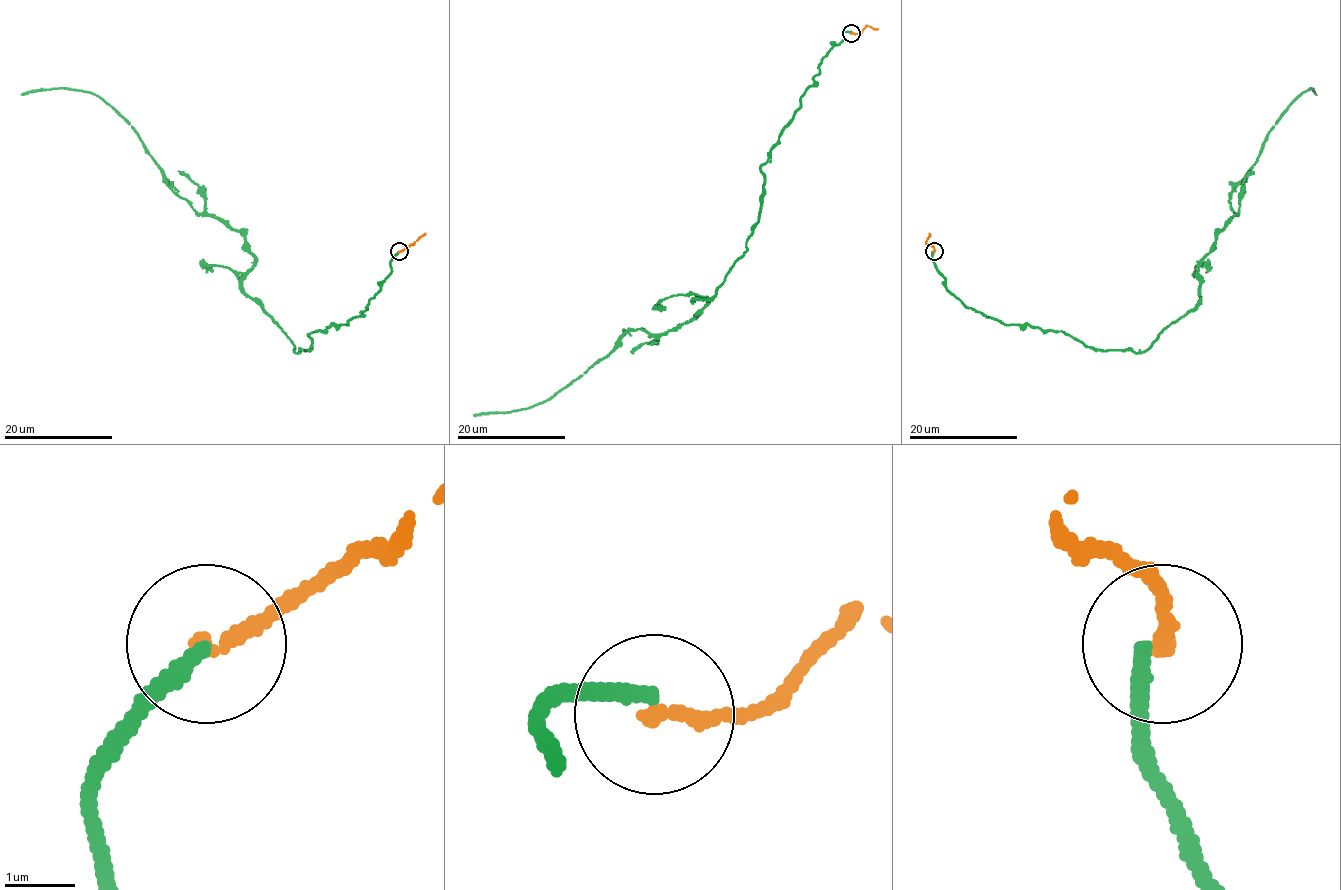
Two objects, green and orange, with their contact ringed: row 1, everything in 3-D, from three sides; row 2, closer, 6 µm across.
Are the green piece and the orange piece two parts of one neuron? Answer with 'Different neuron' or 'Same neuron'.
Different neuron

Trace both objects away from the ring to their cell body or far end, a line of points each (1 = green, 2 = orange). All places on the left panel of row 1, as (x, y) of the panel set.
1: (398, 251), (362, 313), (294, 351), (244, 292), (245, 237), (176, 193), (130, 124), (85, 91), (20, 94)
2: (398, 251), (426, 233)

